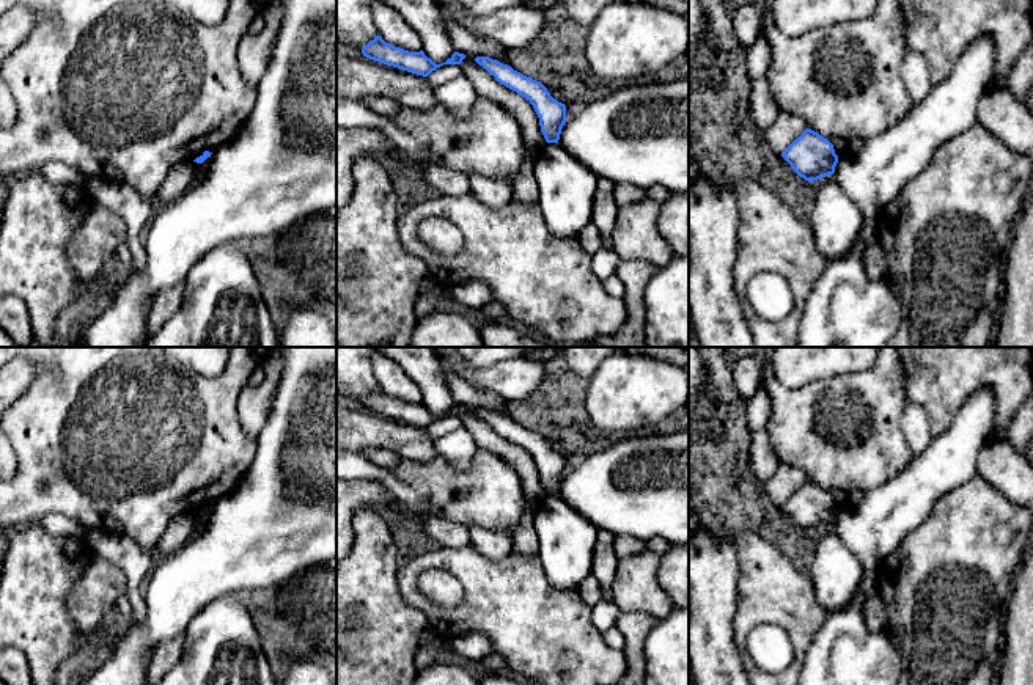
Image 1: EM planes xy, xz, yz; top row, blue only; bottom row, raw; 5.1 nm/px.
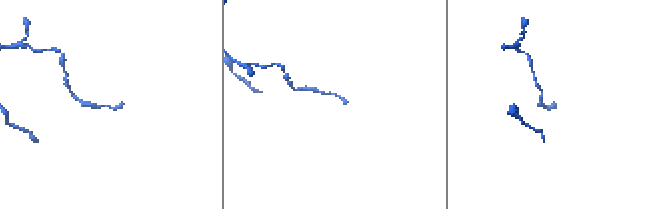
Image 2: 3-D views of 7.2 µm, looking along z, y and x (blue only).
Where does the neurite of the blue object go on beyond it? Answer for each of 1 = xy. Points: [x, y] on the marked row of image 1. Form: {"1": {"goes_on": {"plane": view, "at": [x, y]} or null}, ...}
{"1": {"goes_on": null}}

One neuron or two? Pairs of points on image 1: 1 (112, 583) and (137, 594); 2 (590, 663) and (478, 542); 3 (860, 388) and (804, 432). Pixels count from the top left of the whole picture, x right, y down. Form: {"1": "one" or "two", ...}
{"1": "two", "2": "two", "3": "one"}

